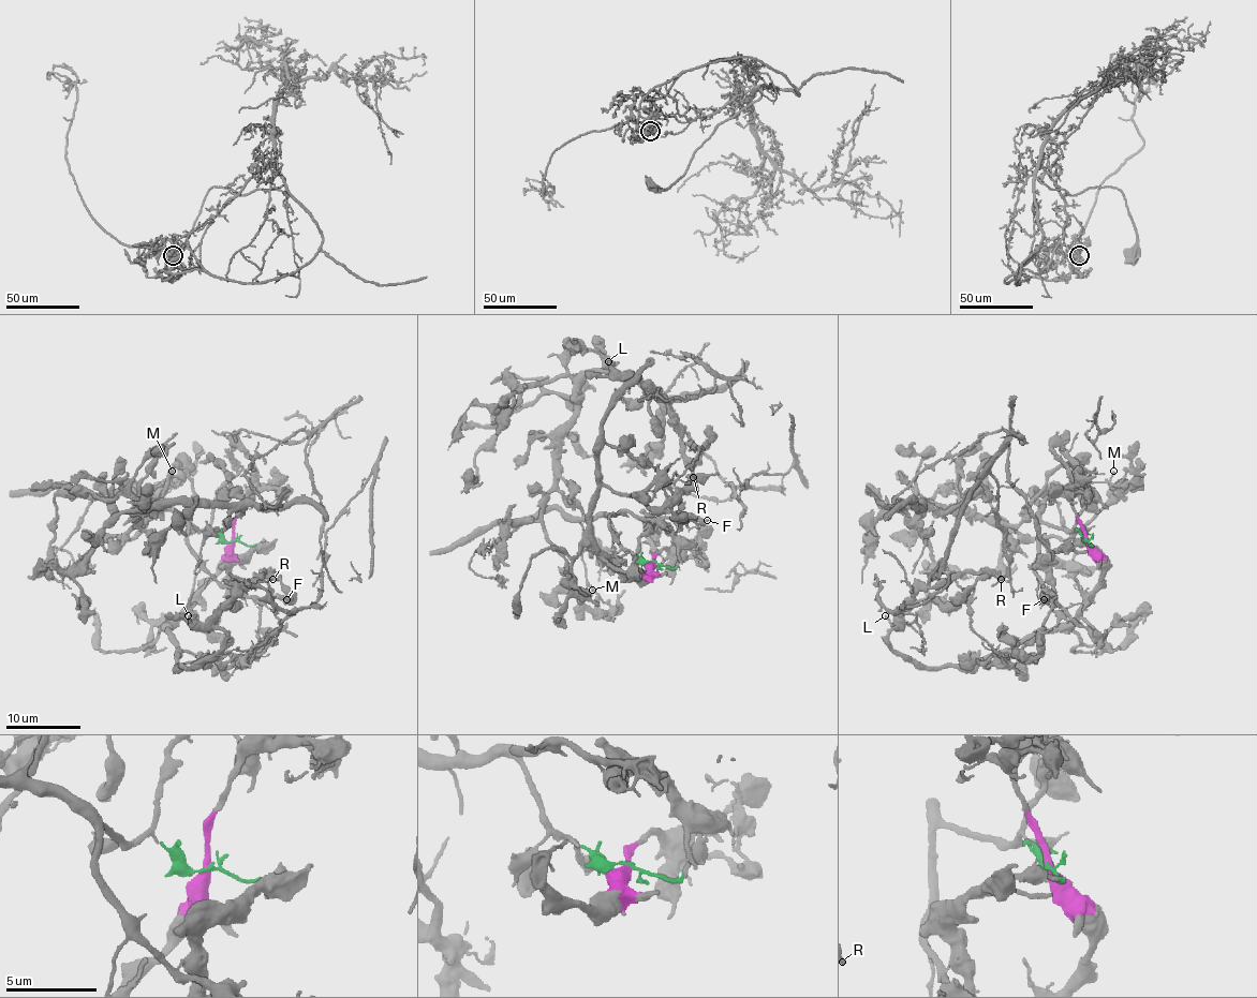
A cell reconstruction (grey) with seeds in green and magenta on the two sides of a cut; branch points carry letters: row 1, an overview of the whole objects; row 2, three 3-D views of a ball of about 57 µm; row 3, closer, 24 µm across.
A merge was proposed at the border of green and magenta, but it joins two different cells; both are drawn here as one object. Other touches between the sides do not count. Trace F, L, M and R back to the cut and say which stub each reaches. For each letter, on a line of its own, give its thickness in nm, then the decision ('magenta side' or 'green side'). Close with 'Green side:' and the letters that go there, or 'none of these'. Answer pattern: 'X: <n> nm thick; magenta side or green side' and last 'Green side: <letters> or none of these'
F: 320 nm thick; green side
L: 170 nm thick; magenta side
M: 150 nm thick; green side
R: 340 nm thick; magenta side
Green side: F, M

